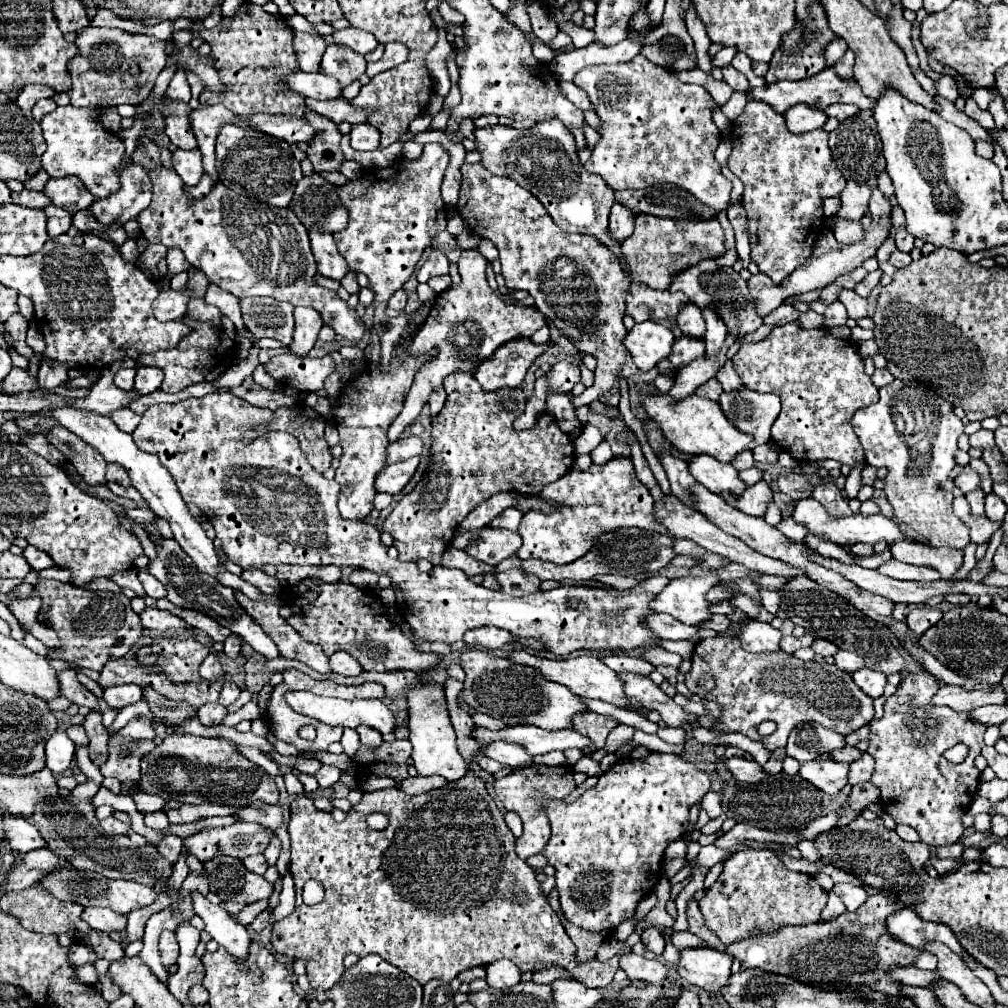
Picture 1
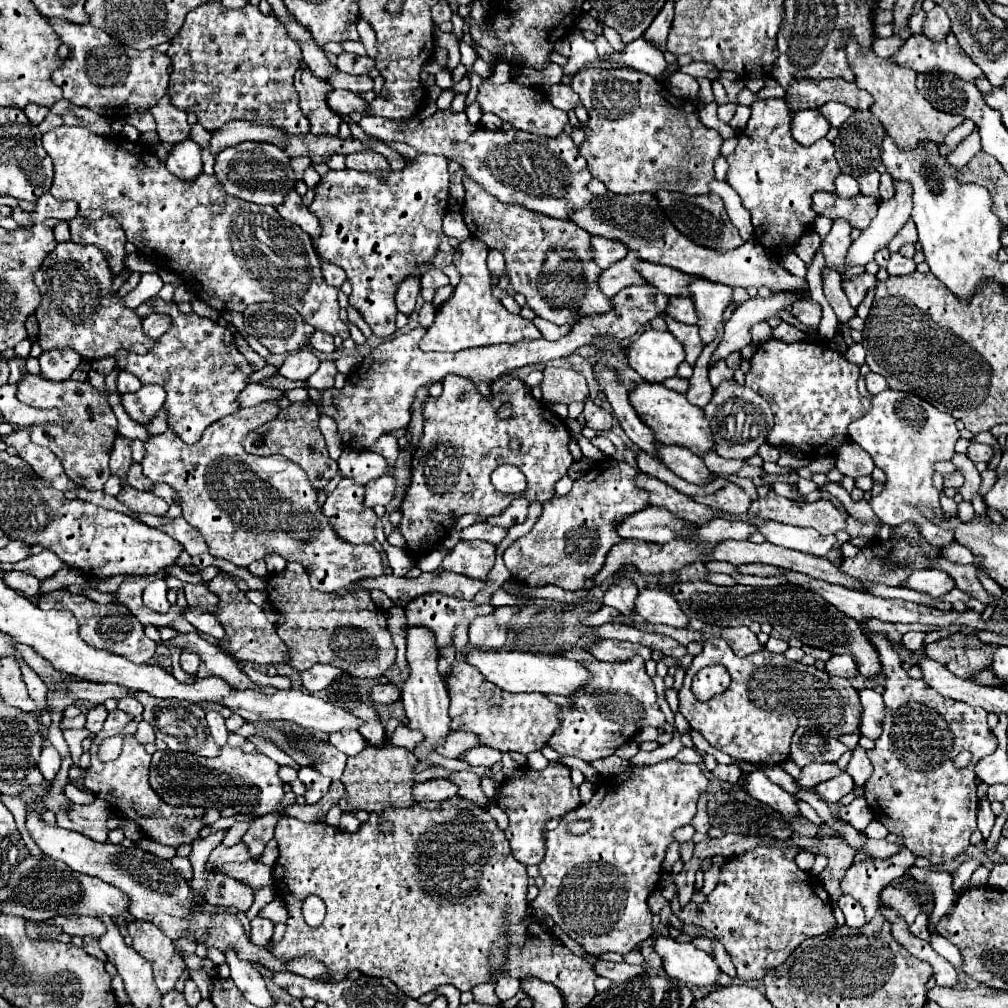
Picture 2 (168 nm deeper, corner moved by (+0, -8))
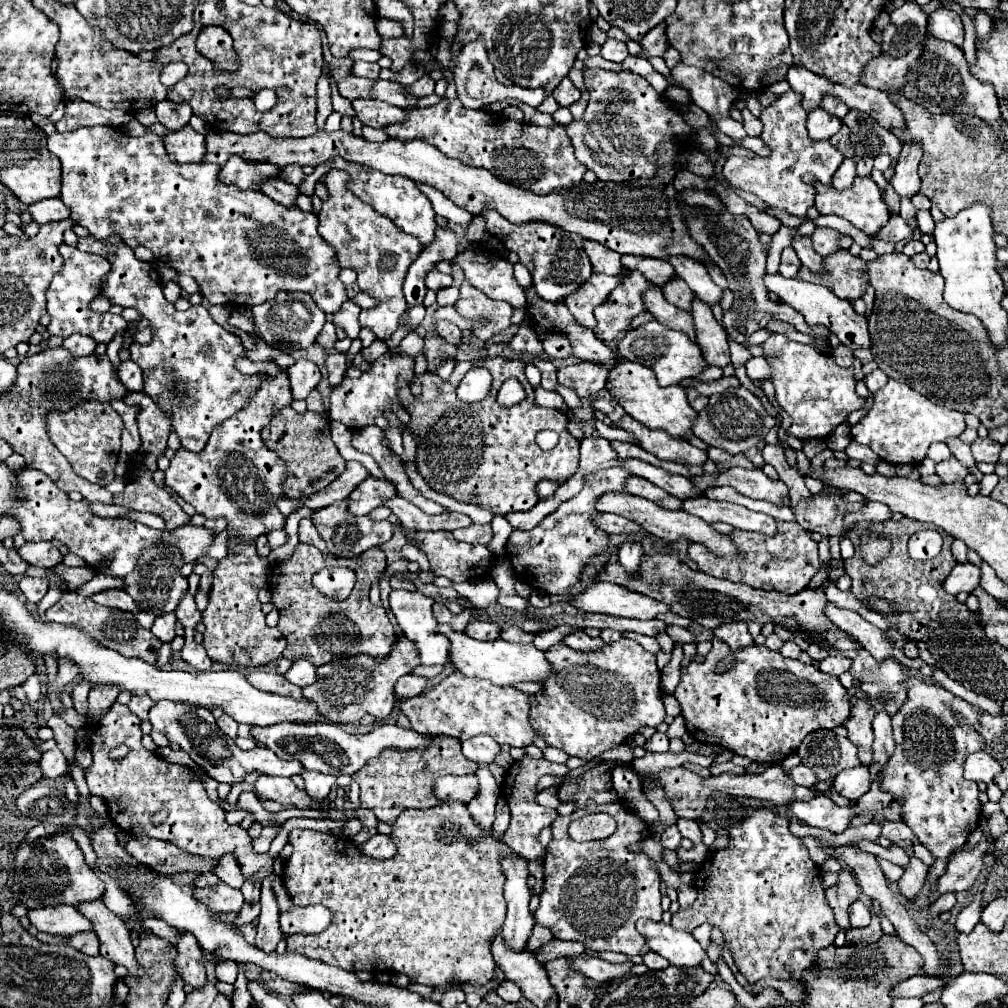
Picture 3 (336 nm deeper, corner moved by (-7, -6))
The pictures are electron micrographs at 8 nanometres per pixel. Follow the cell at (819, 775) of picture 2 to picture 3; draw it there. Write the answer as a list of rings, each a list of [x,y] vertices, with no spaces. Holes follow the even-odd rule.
[[[802,763],[790,771],[786,771],[788,777],[792,777],[792,781],[796,781],[796,785],[804,785],[804,787],[814,787],[816,785],[816,775],[812,773],[812,769],[804,767]]]

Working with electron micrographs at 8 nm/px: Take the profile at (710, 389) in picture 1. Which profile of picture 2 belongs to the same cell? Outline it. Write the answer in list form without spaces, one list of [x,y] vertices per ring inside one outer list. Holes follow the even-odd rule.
[[[721,325],[717,330],[717,337],[713,343],[705,345],[699,359],[697,359],[693,368],[693,377],[689,379],[689,391],[687,391],[687,399],[689,403],[697,405],[697,407],[705,407],[709,403],[709,399],[713,397],[713,387],[709,383],[708,365],[710,357],[718,347],[723,337],[724,327]]]

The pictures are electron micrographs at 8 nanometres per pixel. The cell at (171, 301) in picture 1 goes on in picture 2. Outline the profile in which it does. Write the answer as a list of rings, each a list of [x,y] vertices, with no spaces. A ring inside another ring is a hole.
[[[151,313],[143,319],[143,331],[145,331],[145,335],[159,339],[169,329],[169,323],[171,323],[171,317],[161,315],[161,313]]]

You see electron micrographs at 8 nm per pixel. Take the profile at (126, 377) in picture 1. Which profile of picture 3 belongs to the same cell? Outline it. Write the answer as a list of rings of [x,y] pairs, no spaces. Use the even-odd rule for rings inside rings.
[[[132,359],[120,363],[118,379],[128,387],[128,391],[140,391],[142,389],[142,369]]]

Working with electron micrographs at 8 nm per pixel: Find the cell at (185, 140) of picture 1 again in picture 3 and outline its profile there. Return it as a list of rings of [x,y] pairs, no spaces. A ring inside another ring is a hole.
[[[160,101],[156,107],[156,117],[158,121],[168,129],[168,131],[178,131],[184,125],[188,125],[190,117],[192,117],[192,109],[190,105],[182,105],[182,103],[172,103],[172,101]]]

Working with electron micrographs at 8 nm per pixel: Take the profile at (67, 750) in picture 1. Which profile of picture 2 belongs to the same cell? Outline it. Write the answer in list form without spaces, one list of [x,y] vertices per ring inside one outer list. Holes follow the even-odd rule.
[[[53,745],[43,747],[41,759],[39,759],[37,767],[39,767],[39,771],[43,773],[43,777],[45,777],[47,781],[55,779],[57,771],[59,771],[59,767],[61,767],[61,755],[59,755],[59,751],[57,751]]]

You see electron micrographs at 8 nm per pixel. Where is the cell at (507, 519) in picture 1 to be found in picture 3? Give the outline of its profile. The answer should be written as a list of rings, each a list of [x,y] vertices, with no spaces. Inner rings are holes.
[[[470,525],[466,529],[456,529],[452,531],[454,539],[458,541],[466,541],[466,543],[480,543],[480,545],[488,545],[492,539],[492,527],[490,525]]]

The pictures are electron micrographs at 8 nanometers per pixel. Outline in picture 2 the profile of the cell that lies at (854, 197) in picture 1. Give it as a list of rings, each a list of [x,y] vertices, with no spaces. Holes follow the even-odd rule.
[[[839,175],[835,181],[835,187],[837,187],[835,193],[843,199],[853,199],[853,197],[857,197],[857,193],[861,193],[859,183],[851,175]]]

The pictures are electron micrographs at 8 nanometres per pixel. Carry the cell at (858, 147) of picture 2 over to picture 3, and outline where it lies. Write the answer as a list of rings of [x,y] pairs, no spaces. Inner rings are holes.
[[[850,111],[844,119],[844,125],[850,127],[852,131],[852,143],[856,149],[856,157],[876,157],[880,153],[888,153],[892,157],[892,161],[898,159],[902,143],[900,139],[886,131],[884,127],[880,127],[872,117],[866,117],[864,113],[858,111]]]

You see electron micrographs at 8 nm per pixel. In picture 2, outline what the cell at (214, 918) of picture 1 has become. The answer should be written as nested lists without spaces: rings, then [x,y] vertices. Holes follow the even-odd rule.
[[[227,949],[225,957],[227,957],[227,965],[231,969],[231,979],[237,985],[237,989],[245,995],[245,999],[255,1003],[257,1007],[269,1007],[273,1003],[273,999],[265,987],[261,973],[255,969],[255,965],[239,959],[237,951]]]

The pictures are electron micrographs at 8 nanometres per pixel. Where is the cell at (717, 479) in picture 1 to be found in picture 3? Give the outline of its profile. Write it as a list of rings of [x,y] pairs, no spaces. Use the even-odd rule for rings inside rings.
[[[622,415],[620,423],[614,425],[614,427],[620,427],[628,433],[634,435],[636,443],[648,451],[648,453],[654,453],[658,459],[666,459],[666,461],[676,461],[676,463],[690,463],[690,465],[704,465],[708,455],[706,451],[690,445],[688,441],[684,439],[678,439],[678,437],[668,437],[668,433],[664,433],[662,429],[648,429],[646,425],[640,425],[636,419],[628,417],[628,415]]]

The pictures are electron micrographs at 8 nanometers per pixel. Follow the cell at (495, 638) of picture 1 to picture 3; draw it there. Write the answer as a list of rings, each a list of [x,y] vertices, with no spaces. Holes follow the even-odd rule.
[[[470,621],[464,629],[464,633],[472,639],[478,641],[494,641],[498,639],[498,631],[500,627],[496,623],[488,623],[488,621]]]

